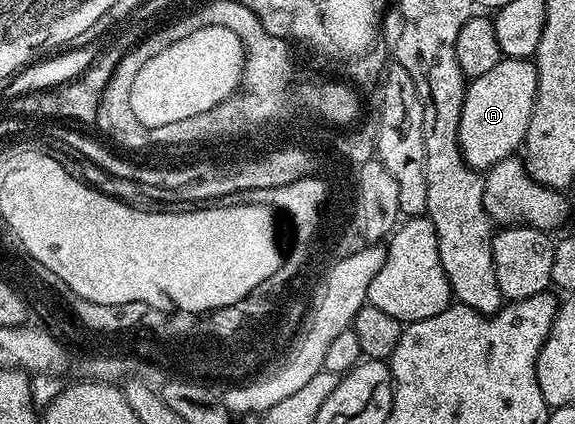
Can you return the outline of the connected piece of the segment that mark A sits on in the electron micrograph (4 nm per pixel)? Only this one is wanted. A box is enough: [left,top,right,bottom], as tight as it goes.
[458,57,538,171]

